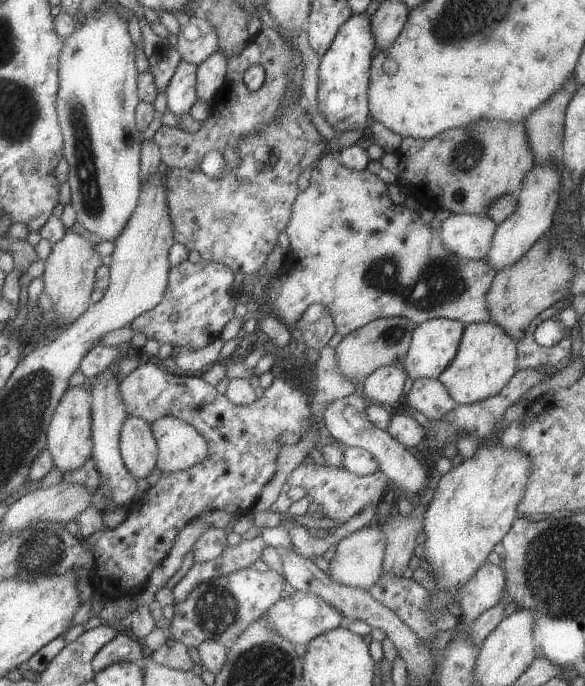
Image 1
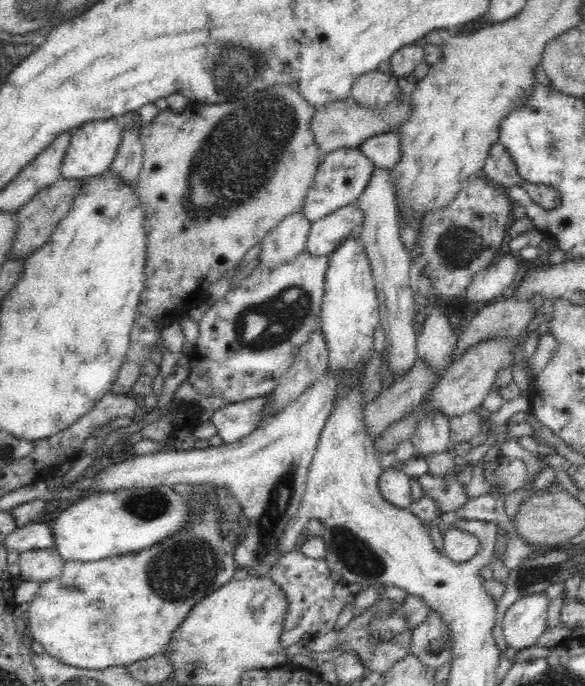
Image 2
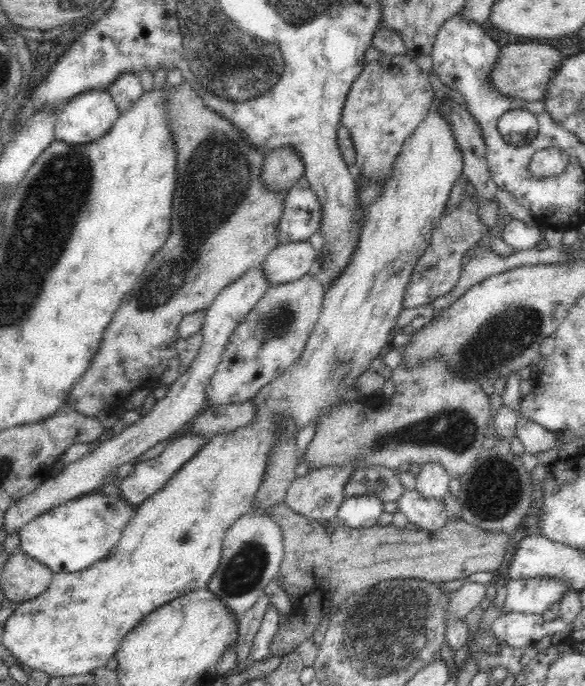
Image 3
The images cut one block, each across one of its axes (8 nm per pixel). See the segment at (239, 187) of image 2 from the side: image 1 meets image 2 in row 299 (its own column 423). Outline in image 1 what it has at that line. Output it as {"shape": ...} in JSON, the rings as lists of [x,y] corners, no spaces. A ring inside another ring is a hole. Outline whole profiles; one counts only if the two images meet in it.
{"shape":[[[482,120],[471,125],[447,129],[427,140],[402,137],[399,148],[394,152],[397,157],[396,182],[405,186],[405,196],[412,196],[418,209],[449,210],[452,214],[475,214],[486,216],[487,206],[503,194],[514,197],[521,188],[523,176],[534,164],[533,154],[527,144],[524,122],[505,122],[505,120]]]}

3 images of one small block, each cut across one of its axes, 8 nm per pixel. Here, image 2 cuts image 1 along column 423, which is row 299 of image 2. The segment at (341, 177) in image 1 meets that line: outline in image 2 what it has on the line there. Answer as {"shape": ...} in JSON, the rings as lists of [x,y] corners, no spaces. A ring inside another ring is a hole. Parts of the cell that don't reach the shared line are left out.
{"shape":[[[303,251],[302,254],[298,254],[294,260],[290,260],[288,264],[276,266],[274,270],[264,270],[263,266],[257,265],[252,273],[248,275],[237,288],[233,291],[229,291],[228,294],[215,305],[210,305],[210,308],[198,323],[199,336],[193,351],[194,359],[190,361],[189,375],[187,376],[187,380],[195,387],[202,397],[218,396],[218,398],[222,398],[222,400],[226,400],[226,402],[229,403],[240,402],[265,396],[279,383],[281,376],[285,374],[287,369],[289,369],[290,365],[294,362],[294,357],[297,355],[298,350],[310,340],[310,336],[316,332],[316,328],[319,326],[319,314],[321,313],[327,260],[327,256],[310,256],[307,252]]]}

